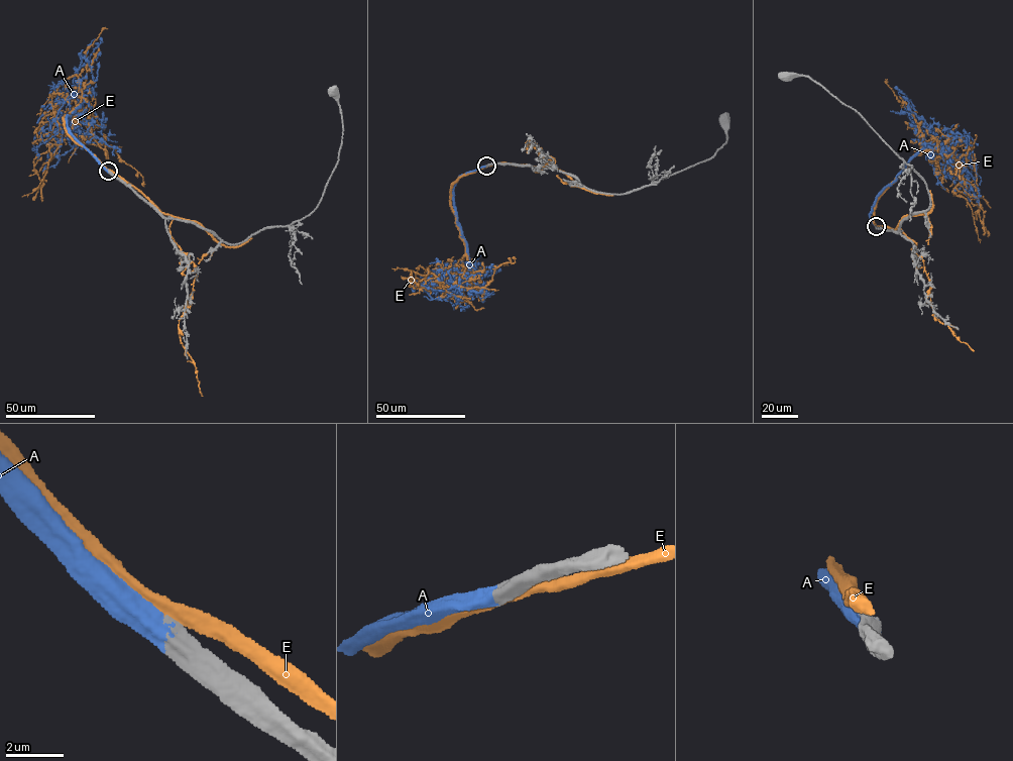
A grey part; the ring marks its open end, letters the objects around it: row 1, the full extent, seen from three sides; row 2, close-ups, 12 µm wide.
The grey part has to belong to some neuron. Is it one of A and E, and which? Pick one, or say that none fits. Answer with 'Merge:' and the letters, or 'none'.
Merge: A

